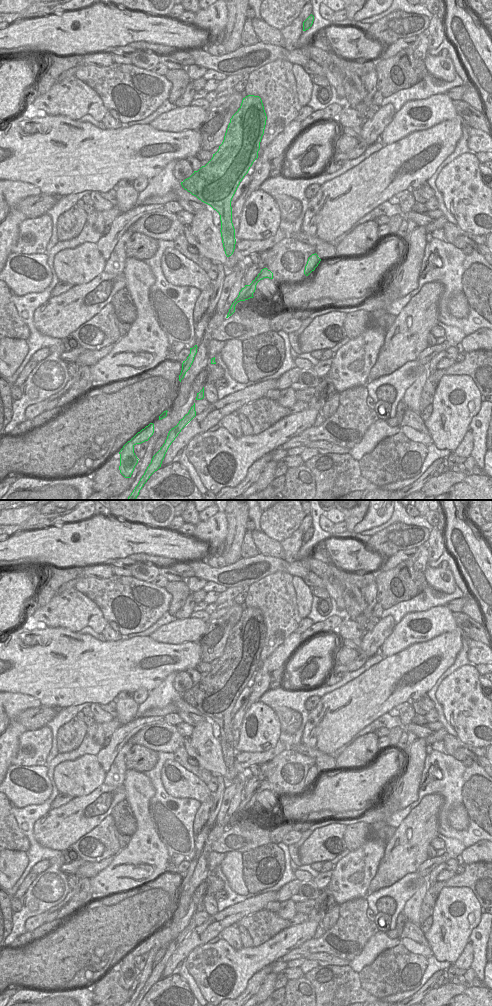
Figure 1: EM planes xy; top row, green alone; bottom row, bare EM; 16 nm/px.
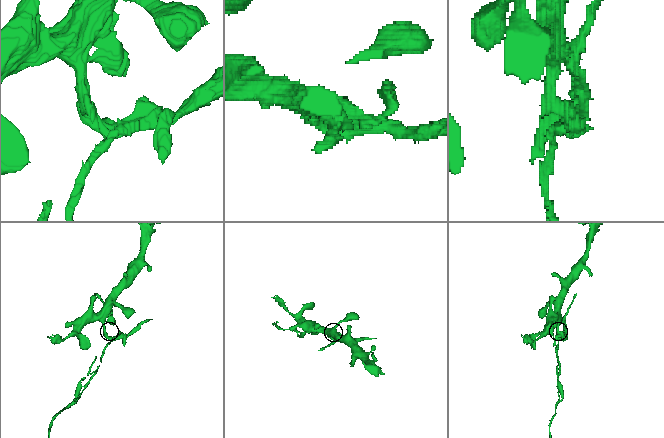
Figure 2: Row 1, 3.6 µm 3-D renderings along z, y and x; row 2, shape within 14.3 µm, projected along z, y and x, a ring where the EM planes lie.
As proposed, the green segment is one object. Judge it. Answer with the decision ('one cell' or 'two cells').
two cells

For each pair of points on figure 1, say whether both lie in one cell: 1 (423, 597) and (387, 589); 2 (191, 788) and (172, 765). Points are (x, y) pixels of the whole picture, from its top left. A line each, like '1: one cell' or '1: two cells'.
1: two cells
2: one cell

